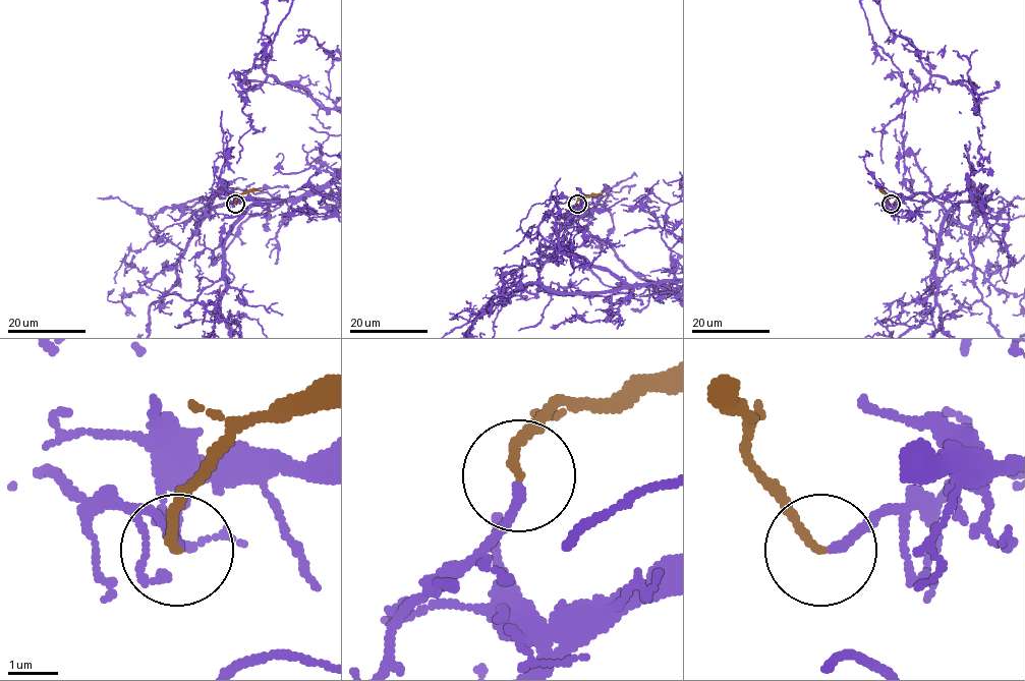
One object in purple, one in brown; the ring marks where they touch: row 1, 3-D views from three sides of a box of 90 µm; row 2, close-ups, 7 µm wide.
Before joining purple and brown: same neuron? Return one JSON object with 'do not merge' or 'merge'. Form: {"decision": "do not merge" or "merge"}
{"decision": "merge"}

